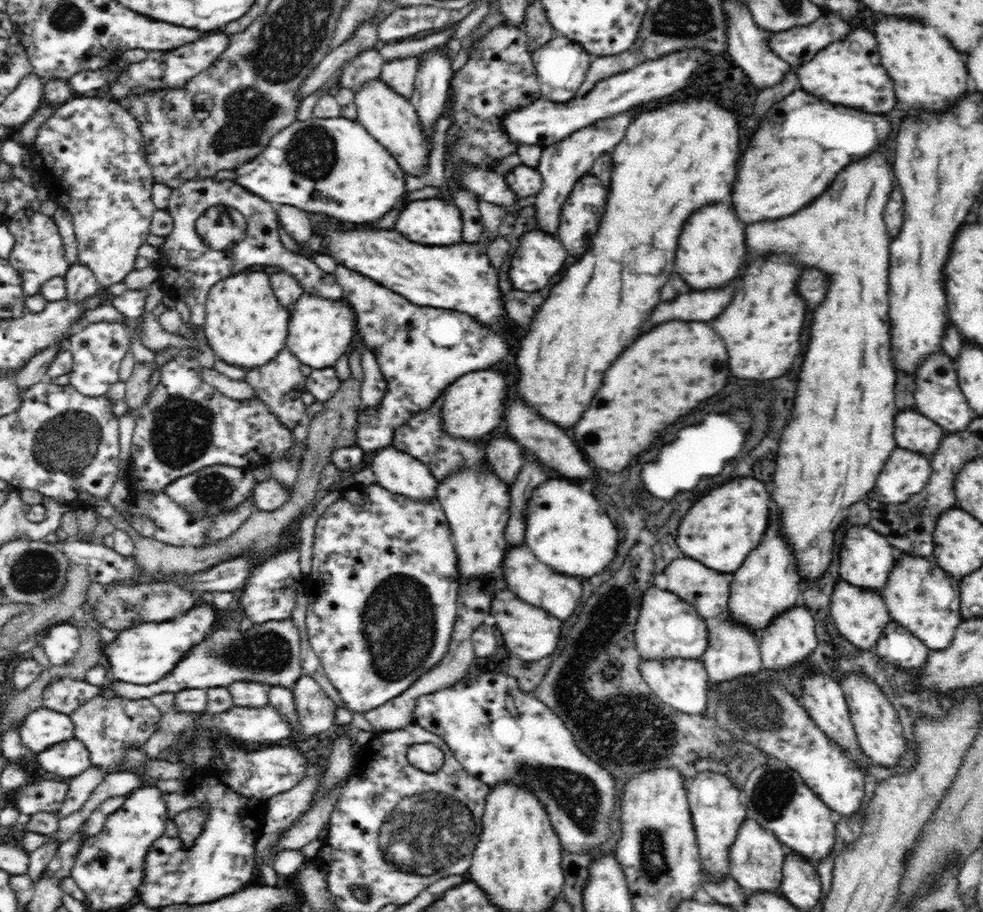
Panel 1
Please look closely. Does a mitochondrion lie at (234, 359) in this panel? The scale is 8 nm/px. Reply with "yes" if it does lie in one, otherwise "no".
no

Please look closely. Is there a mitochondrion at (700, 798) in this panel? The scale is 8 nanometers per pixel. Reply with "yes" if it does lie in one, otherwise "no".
no

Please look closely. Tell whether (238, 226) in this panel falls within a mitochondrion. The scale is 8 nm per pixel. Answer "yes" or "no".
yes

